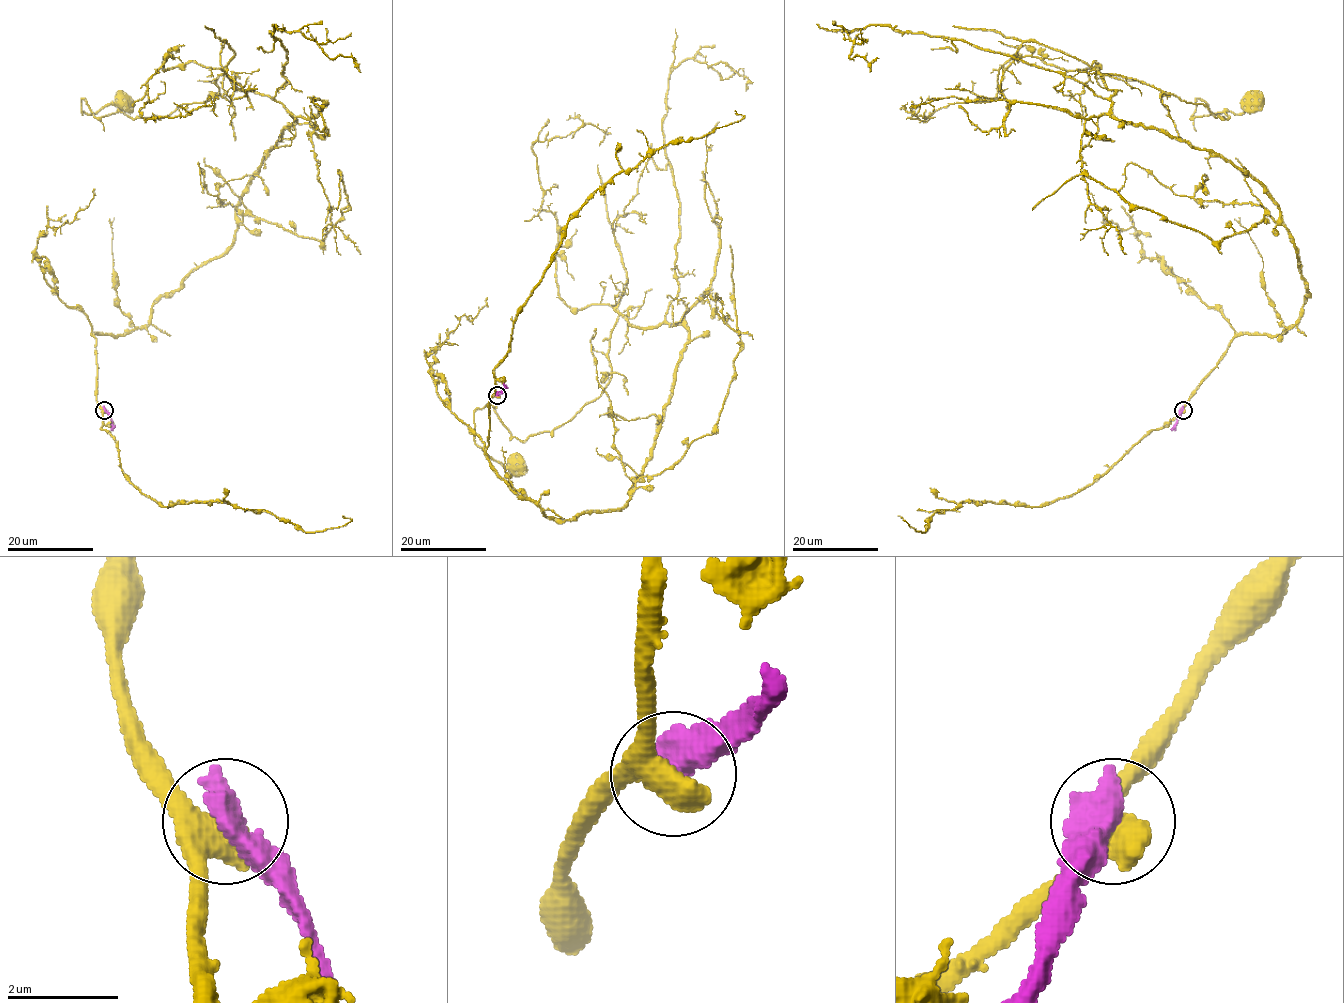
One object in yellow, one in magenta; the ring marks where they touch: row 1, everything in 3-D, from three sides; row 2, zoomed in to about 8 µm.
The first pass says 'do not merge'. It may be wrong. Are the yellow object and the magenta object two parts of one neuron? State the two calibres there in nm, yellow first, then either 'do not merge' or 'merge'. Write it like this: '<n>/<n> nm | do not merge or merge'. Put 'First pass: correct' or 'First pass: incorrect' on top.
First pass: correct
550/700 nm | do not merge

